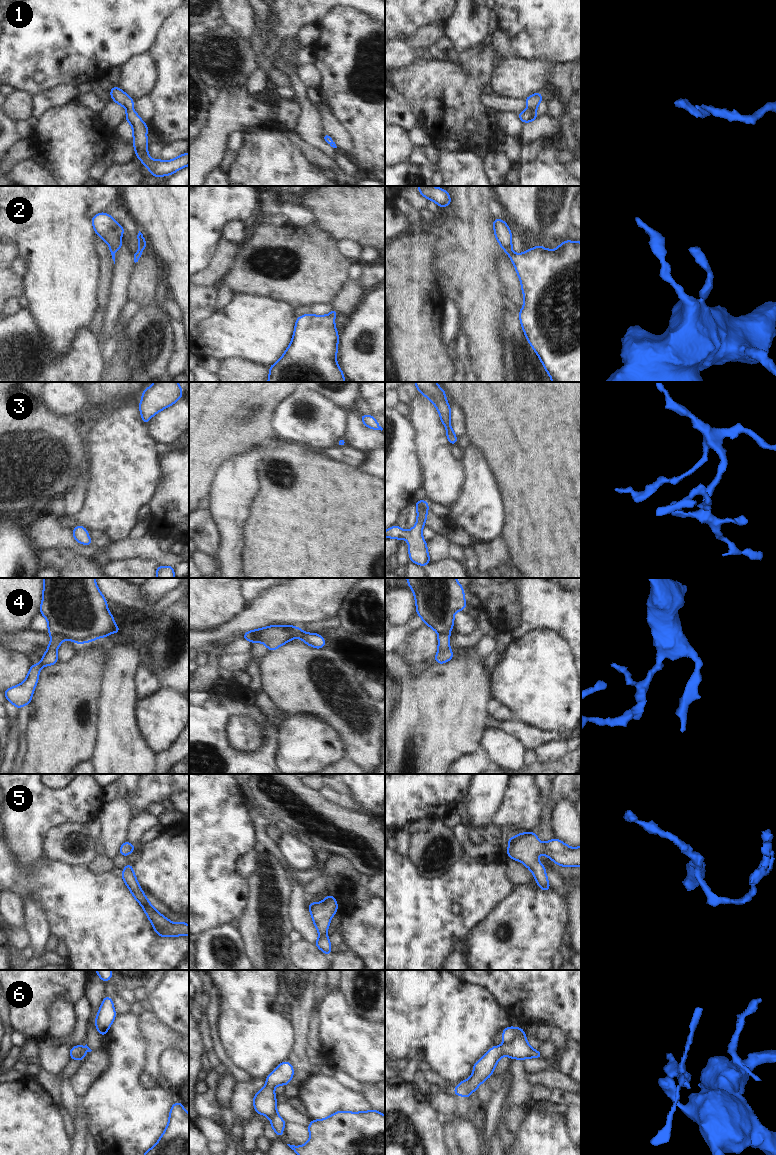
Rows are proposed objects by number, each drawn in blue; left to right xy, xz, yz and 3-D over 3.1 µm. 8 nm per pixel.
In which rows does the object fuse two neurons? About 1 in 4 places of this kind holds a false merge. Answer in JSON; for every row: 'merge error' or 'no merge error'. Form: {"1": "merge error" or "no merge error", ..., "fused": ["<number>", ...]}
{"1": "no merge error", "2": "no merge error", "3": "no merge error", "4": "merge error", "5": "no merge error", "6": "no merge error", "fused": ["4"]}

